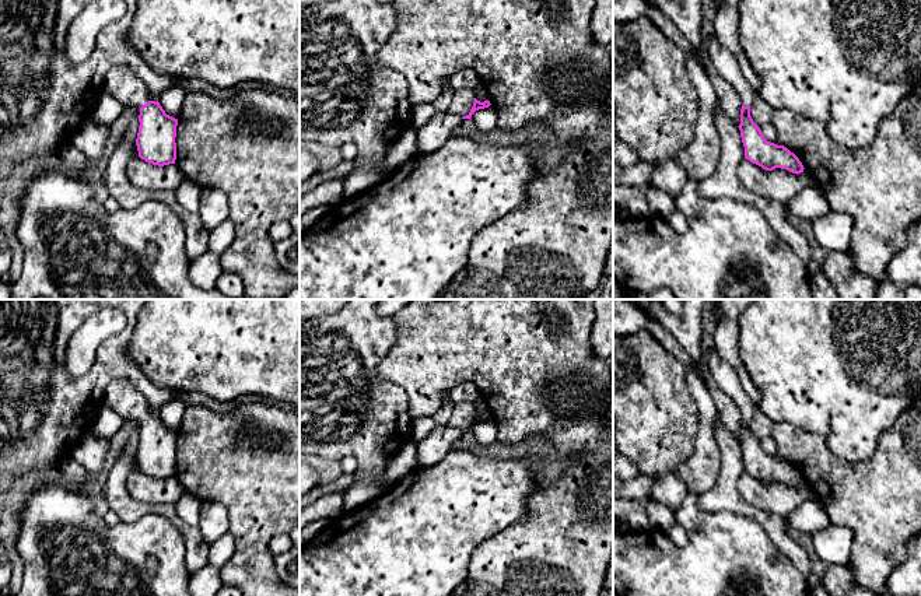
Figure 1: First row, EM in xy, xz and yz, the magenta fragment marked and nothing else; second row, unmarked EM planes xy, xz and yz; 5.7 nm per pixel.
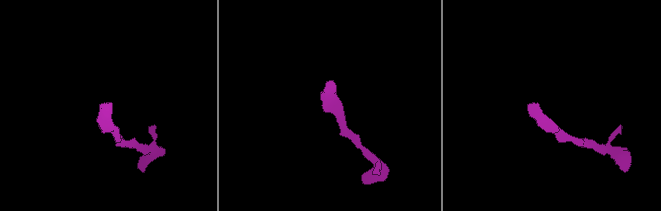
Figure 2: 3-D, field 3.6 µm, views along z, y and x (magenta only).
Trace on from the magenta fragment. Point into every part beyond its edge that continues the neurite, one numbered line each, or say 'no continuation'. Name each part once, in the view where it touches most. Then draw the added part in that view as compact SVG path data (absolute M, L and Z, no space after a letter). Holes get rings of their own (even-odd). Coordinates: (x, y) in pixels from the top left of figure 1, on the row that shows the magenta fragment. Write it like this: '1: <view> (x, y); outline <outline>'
1: xy (121, 81); outline M119 63L106 73L102 91L111 94L125 108L140 109L150 101L146 84L126 63Z

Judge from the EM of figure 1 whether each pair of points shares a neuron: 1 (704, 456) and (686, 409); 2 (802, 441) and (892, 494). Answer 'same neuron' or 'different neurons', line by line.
1: different neurons
2: same neuron

